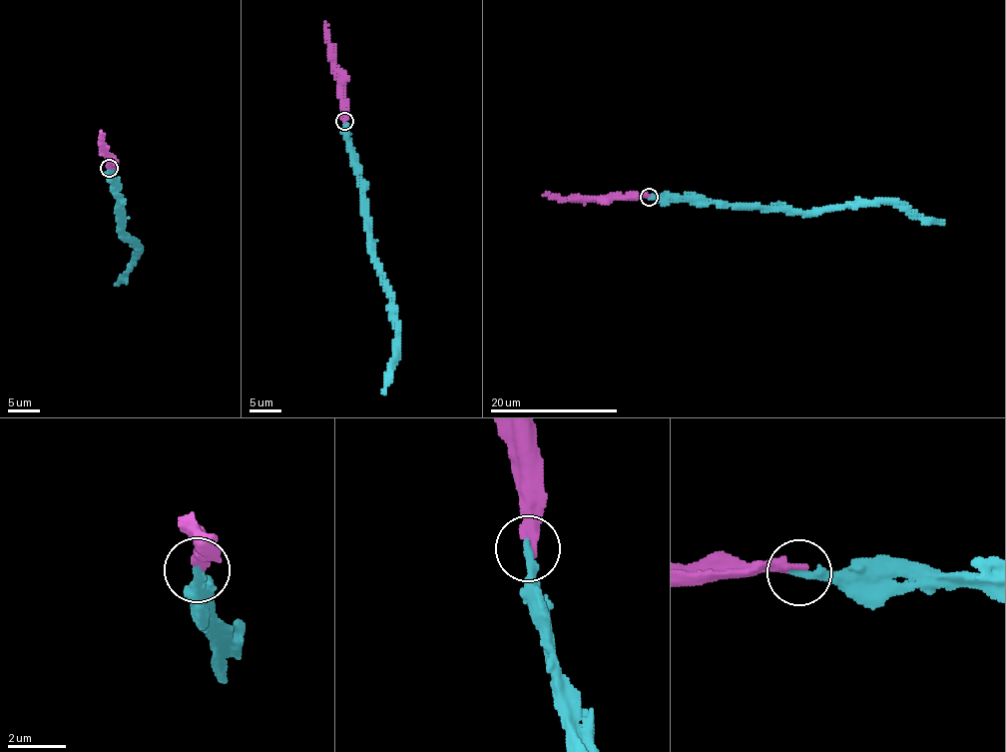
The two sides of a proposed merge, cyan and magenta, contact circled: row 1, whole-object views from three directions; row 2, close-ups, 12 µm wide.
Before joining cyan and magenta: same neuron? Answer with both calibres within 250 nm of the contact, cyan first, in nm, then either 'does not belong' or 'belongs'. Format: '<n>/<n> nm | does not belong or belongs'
280/320 nm | belongs

